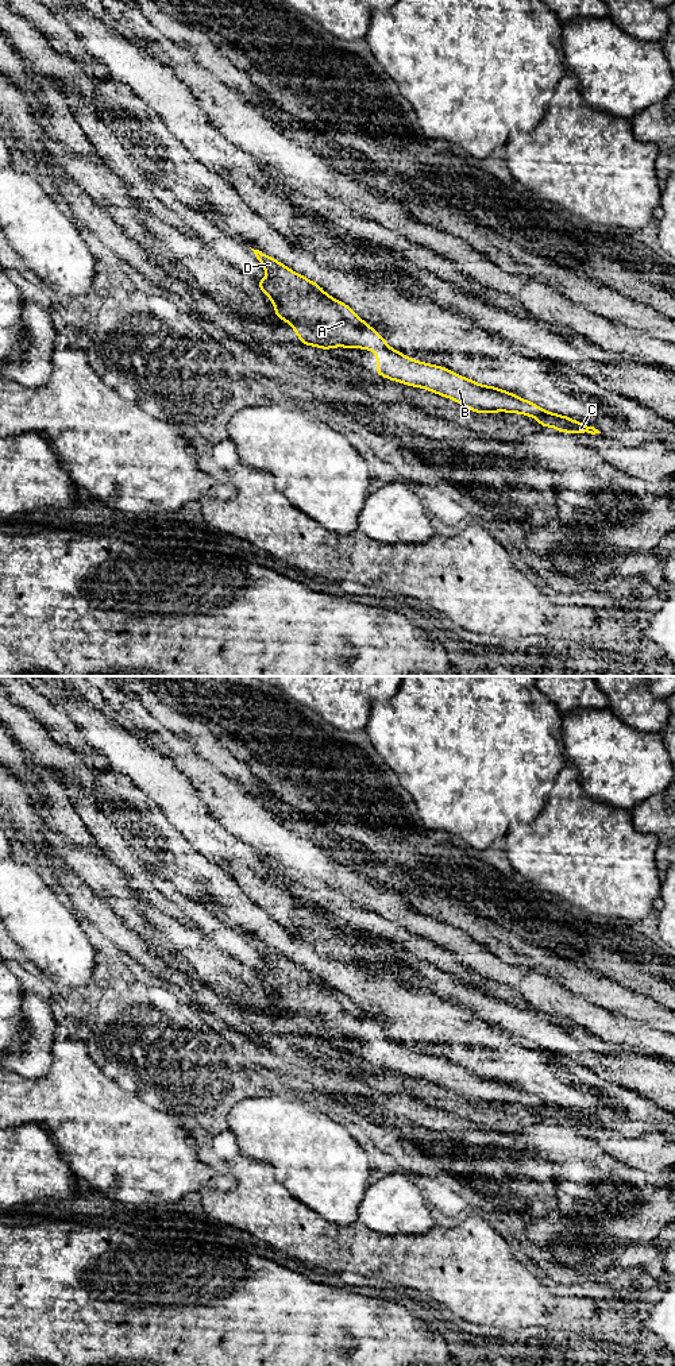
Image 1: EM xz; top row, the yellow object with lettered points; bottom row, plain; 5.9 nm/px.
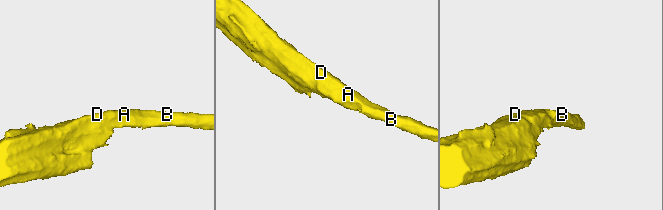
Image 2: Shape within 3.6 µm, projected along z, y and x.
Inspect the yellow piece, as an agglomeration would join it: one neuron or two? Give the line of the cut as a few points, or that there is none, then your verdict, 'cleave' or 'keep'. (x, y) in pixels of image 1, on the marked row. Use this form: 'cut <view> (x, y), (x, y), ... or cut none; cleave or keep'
cut none; keep

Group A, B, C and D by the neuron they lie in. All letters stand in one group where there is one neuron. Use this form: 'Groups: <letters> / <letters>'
Groups: A B C D

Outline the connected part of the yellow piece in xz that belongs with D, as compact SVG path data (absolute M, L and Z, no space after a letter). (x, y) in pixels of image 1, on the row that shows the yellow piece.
M251 248L267 271L267 277L256 281L258 288L271 300L275 306L274 316L289 323L304 346L313 346L329 351L332 347L364 348L377 354L378 367L375 374L386 379L397 381L408 386L423 387L441 397L451 398L471 412L477 413L520 413L535 417L539 424L552 427L556 431L566 433L601 433L594 427L578 422L567 416L547 412L531 401L512 394L510 391L497 389L494 386L481 385L466 377L458 375L443 366L435 366L424 362L417 362L405 356L397 350L387 346L385 339L371 328L366 321L342 301L328 296L320 285L302 277L301 274L288 269L284 263L263 254L259 250Z

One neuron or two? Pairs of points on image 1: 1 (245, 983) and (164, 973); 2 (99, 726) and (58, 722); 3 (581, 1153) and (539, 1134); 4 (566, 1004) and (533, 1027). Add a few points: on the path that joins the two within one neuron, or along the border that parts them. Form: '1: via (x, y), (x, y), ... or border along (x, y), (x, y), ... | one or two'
1: border along (196, 977), (220, 998) | two
2: border along (53, 702), (73, 721), (93, 748) | two
3: via (570, 1148), (556, 1148), (550, 1142) | one
4: border along (533, 1008), (546, 1017) | two

